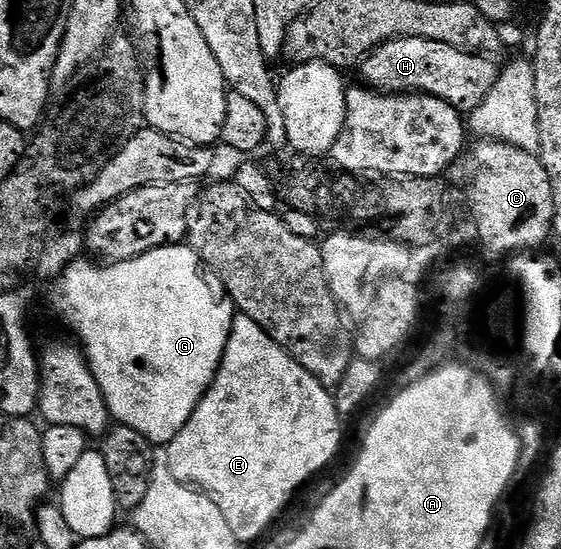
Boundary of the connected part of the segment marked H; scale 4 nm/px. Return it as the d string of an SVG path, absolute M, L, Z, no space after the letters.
M419 36L400 38L382 44L361 61L361 83L387 94L424 92L450 103L462 114L470 114L488 98L498 80L499 65L490 60L493 59L489 55L463 52L461 48L438 47L434 41Z

